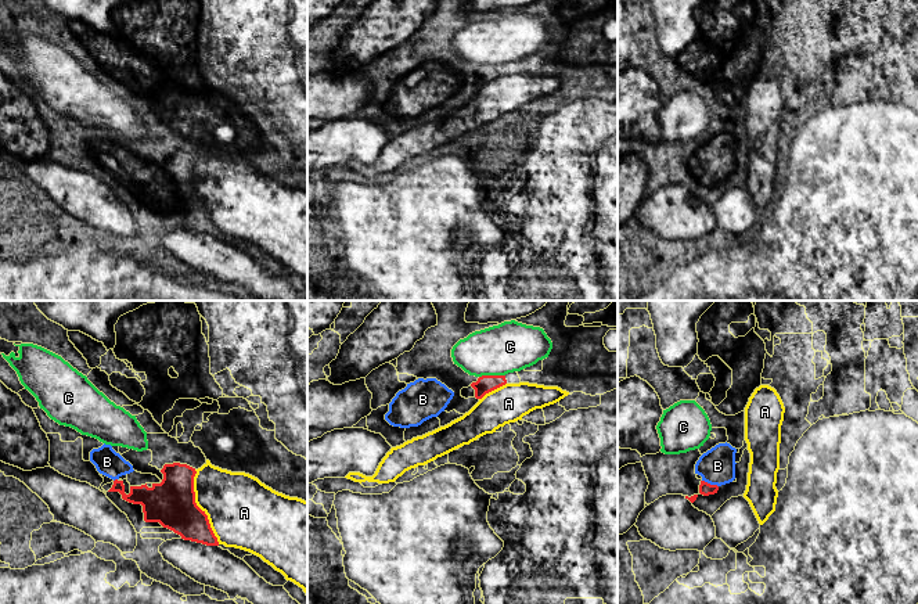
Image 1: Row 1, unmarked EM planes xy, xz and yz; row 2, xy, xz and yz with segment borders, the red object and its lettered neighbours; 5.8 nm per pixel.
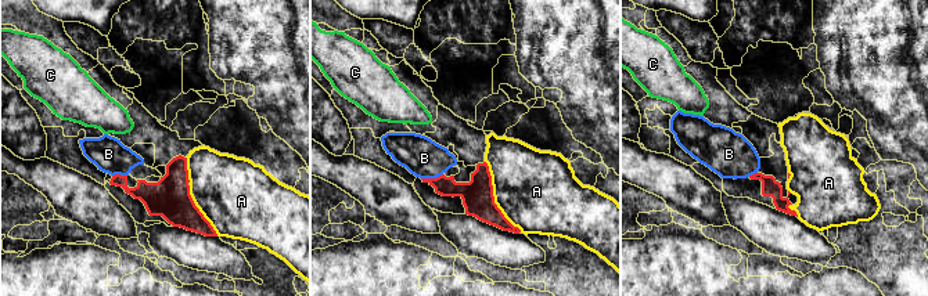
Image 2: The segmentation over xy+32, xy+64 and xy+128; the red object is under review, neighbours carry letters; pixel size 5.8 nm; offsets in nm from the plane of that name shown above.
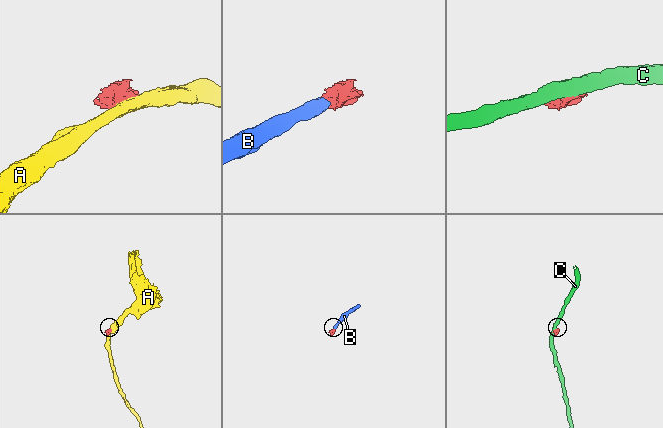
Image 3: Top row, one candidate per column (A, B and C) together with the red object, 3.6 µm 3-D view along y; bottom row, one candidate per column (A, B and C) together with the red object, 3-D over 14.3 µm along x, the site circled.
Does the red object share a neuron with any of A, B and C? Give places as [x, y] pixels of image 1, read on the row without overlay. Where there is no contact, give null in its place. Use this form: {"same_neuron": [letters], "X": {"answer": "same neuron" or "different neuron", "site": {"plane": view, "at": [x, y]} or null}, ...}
{"same_neuron": ["B"], "A": {"answer": "different neuron", "site": {"plane": "xy", "at": [198, 197]}}, "B": {"answer": "same neuron", "site": {"plane": "yz", "at": [709, 173]}}, "C": {"answer": "different neuron", "site": {"plane": "xz", "at": [492, 65]}}}

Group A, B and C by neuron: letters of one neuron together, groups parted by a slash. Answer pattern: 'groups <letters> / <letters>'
groups A / B / C

